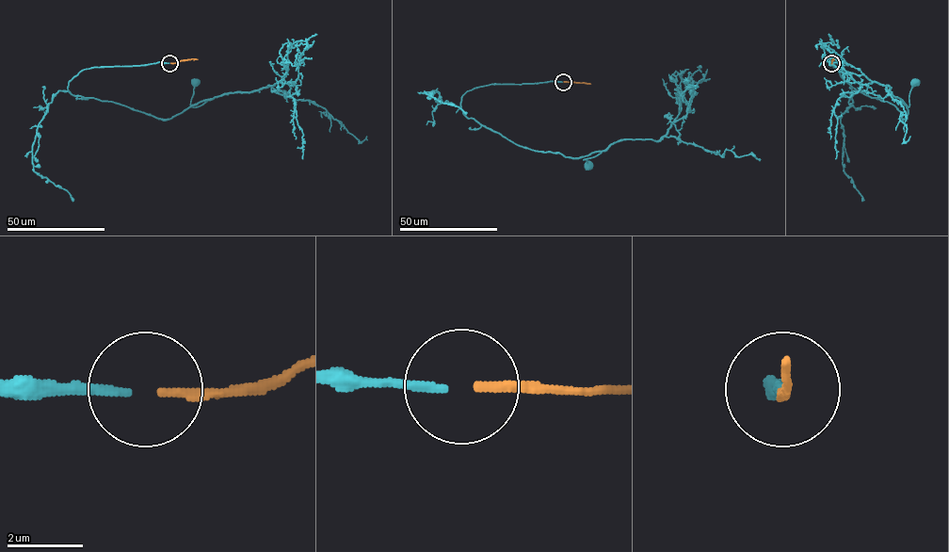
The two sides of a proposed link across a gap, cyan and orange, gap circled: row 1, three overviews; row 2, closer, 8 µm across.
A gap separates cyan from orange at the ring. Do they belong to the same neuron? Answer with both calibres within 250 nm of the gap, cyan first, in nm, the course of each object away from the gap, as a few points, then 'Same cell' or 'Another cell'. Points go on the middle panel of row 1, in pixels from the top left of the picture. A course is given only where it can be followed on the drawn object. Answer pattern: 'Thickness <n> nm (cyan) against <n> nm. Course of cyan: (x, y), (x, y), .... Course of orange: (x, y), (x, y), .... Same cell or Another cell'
Thickness 220 nm (cyan) against 240 nm. Course of cyan: (562, 81), (479, 87), (462, 96), (461, 109), (535, 151), (571, 158), (601, 152), (584, 159), (589, 165). Course of orange: (563, 81), (590, 84). Same cell

